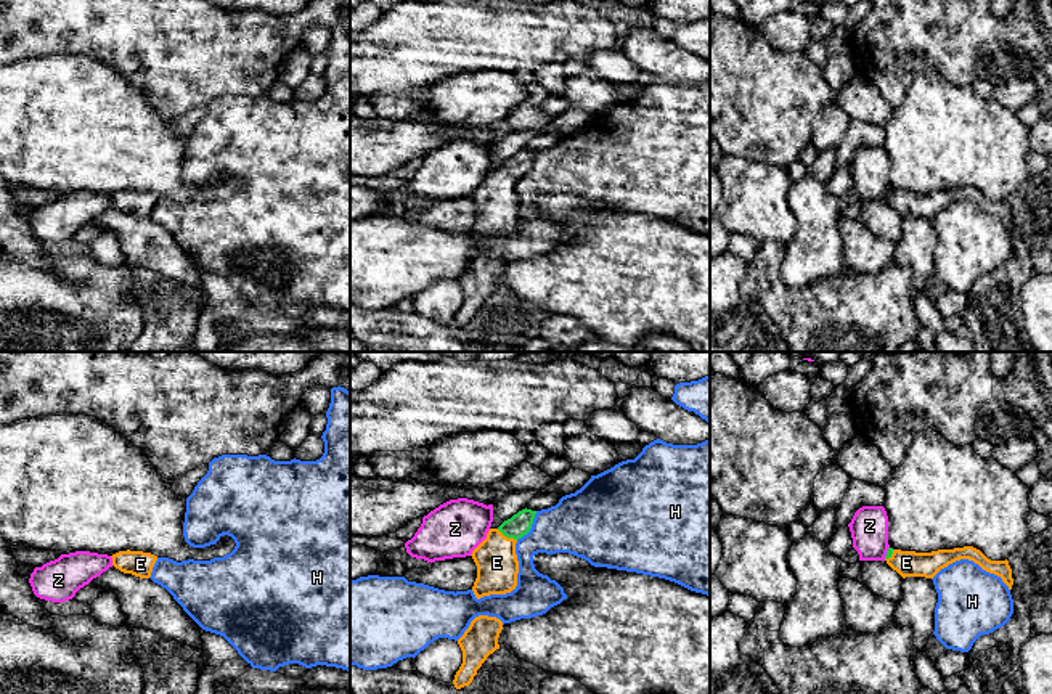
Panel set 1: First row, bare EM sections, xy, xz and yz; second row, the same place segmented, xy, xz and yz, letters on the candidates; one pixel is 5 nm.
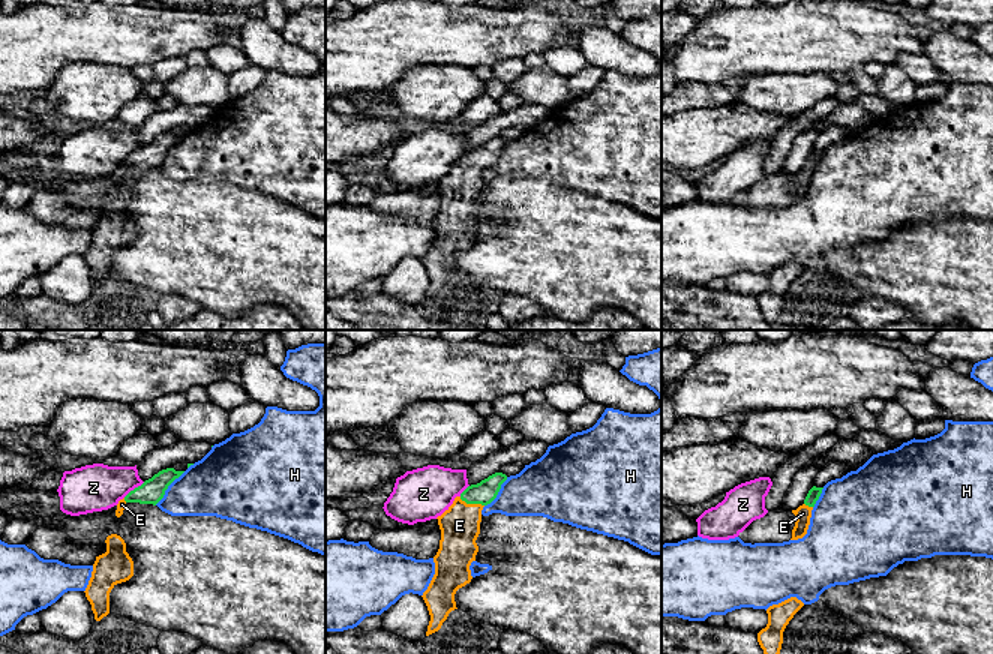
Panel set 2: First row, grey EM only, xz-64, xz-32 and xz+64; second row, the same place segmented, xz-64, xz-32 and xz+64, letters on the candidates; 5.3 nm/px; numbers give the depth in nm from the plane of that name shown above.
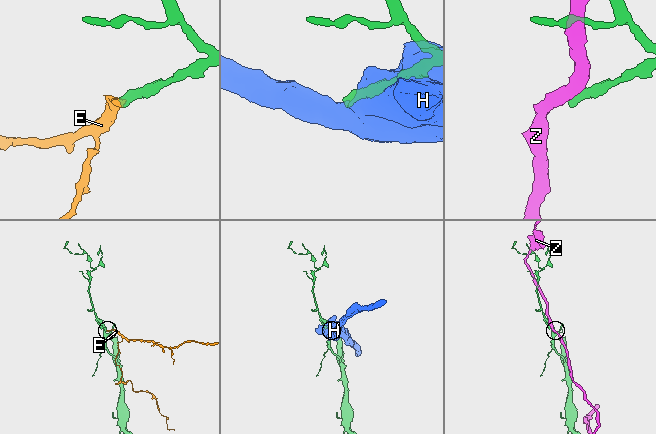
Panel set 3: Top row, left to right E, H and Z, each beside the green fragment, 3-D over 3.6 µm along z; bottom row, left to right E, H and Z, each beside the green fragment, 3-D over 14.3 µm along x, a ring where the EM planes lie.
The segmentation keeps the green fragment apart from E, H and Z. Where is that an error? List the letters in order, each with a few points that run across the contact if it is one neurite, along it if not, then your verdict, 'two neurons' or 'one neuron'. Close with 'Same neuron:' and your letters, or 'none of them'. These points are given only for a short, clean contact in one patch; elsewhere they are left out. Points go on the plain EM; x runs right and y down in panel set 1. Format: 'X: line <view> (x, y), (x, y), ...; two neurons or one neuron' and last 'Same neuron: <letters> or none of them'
E: line xz (519, 164), (506, 175), (497, 191), (497, 203); one neuron
H: two neurons
Z: line yz (888, 187), (884, 198); two neurons
Same neuron: E

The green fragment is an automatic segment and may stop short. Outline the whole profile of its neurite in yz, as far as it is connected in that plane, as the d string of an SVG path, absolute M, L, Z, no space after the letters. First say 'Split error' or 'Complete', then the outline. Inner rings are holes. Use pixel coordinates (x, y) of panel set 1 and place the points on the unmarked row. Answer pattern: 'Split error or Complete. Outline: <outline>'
Split error. Outline: M973 186L938 190L932 193L901 191L888 188L885 201L903 218L906 217L925 217L933 218L941 209L949 204L968 199L978 204L983 210L994 214L1012 230L1013 218L1009 201L991 201L980 190Z

